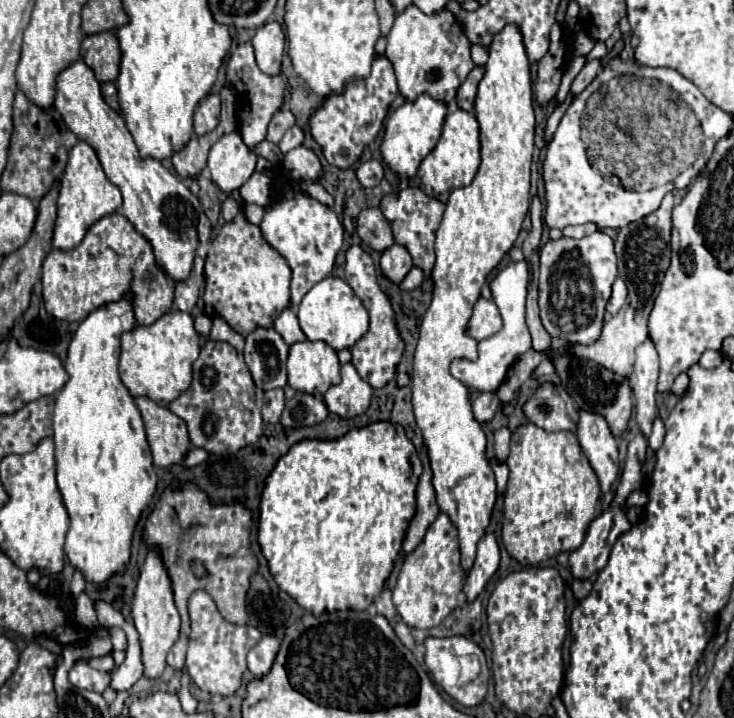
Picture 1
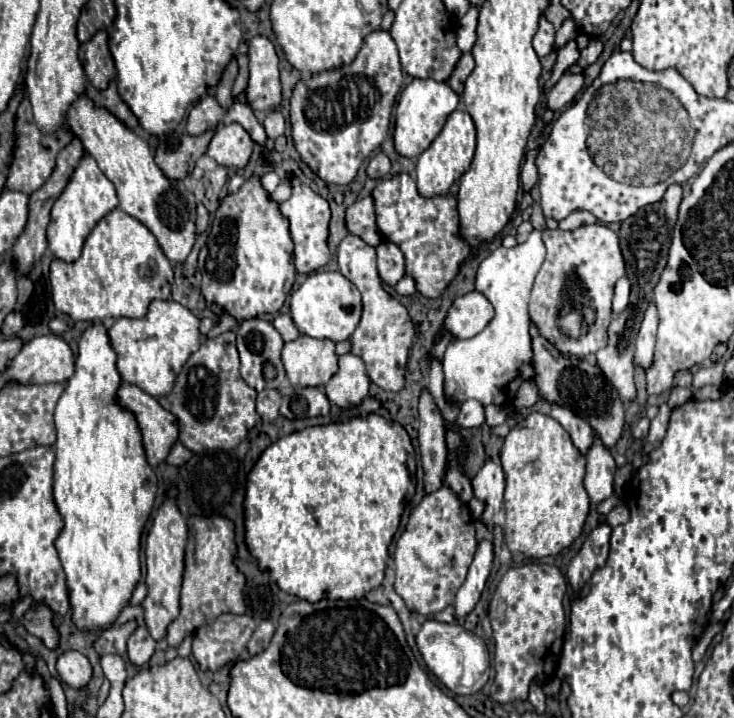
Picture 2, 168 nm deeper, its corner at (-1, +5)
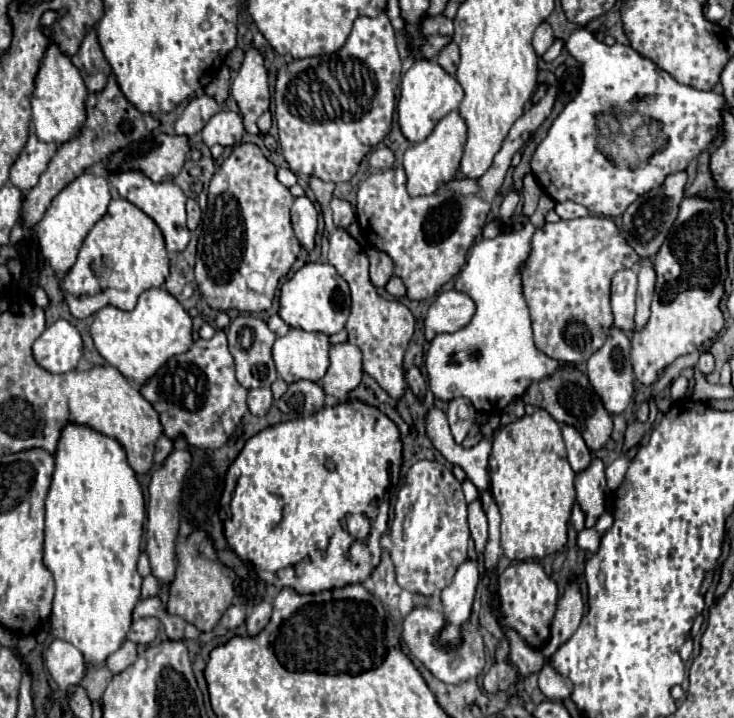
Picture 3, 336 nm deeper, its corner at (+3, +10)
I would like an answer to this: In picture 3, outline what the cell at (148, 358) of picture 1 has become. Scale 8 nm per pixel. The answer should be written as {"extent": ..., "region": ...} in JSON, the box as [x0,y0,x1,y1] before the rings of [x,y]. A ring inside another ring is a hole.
{"extent":[91,288,193,386],"region":[[[159,288],[145,290],[131,312],[123,312],[115,306],[101,308],[95,314],[91,336],[99,354],[137,386],[147,384],[153,378],[153,372],[171,356],[187,352],[193,346],[191,316],[169,292]]]}

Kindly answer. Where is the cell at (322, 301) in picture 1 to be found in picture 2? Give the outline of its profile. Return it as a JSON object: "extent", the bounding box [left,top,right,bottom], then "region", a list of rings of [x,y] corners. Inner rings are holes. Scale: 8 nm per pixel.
{"extent":[291,271,361,341],"region":[[[313,271],[305,283],[291,295],[291,317],[301,335],[315,339],[345,341],[361,319],[361,295],[357,287],[339,271]]]}

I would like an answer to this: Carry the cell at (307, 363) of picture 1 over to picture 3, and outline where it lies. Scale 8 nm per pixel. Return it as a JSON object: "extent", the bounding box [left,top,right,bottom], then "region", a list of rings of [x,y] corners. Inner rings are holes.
{"extent":[273,328,329,384],"region":[[[291,328],[273,344],[273,360],[281,378],[291,384],[297,380],[319,382],[329,368],[329,336]]]}

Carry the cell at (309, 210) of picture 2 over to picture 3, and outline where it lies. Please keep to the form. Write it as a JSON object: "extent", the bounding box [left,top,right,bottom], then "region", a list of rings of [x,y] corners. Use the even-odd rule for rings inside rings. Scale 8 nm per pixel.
{"extent":[291,196,317,252],"region":[[[299,196],[293,200],[291,206],[291,222],[293,232],[299,240],[299,244],[311,252],[315,248],[315,236],[317,236],[317,210],[313,202],[307,196]]]}

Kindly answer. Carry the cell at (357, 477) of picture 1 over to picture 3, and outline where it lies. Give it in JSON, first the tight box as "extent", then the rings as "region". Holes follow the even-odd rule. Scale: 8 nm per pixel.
{"extent":[221,400,403,594],"region":[[[349,400],[347,404],[339,404],[333,408],[323,408],[317,414],[311,414],[307,418],[299,420],[289,420],[281,422],[275,426],[269,426],[255,434],[253,438],[247,440],[245,448],[237,456],[237,460],[231,464],[227,478],[225,478],[225,490],[221,496],[221,520],[225,526],[225,538],[233,552],[249,566],[255,568],[255,572],[269,584],[277,588],[293,588],[301,594],[313,594],[329,588],[343,588],[345,584],[359,584],[365,582],[373,568],[379,564],[381,556],[381,546],[379,538],[387,530],[387,520],[389,520],[389,494],[396,489],[400,482],[400,470],[402,466],[403,442],[397,426],[377,408],[367,406],[359,400]]]}

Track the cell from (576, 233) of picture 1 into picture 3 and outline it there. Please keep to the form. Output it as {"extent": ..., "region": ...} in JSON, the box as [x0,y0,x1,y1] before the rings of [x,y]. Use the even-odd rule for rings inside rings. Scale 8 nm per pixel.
{"extent":[555,202,589,220],"region":[[[561,202],[555,206],[555,212],[559,214],[559,218],[567,220],[567,218],[579,218],[579,216],[587,216],[589,210],[577,202]]]}

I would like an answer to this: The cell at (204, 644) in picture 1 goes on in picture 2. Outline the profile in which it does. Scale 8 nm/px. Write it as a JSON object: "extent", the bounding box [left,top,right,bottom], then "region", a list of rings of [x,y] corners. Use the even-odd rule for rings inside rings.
{"extent":[193,615,255,671],"region":[[[221,615],[217,621],[199,627],[193,641],[193,657],[199,669],[217,671],[237,661],[255,627],[249,615]]]}

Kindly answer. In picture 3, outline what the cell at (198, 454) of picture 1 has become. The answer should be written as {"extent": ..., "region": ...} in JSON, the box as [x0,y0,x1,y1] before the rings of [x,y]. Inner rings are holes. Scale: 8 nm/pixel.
{"extent":[153,436,173,464],"region":[[[161,436],[157,440],[157,446],[155,446],[155,456],[153,456],[153,462],[155,464],[163,464],[165,458],[173,452],[173,440],[167,438],[167,436]]]}

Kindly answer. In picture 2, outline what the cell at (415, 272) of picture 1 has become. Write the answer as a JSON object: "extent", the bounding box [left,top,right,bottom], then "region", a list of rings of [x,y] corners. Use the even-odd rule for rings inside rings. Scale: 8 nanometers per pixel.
{"extent":[395,275,415,295],"region":[[[405,275],[397,285],[395,285],[395,291],[399,293],[399,295],[415,295],[415,281],[409,277],[409,275]]]}

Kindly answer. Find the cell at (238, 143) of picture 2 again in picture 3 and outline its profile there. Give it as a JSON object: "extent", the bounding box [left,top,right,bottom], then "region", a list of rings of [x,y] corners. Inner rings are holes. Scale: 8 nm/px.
{"extent":[203,110,245,146],"region":[[[221,110],[219,114],[215,114],[203,128],[203,142],[207,146],[235,146],[241,142],[245,128],[243,128],[243,120],[237,112],[231,110]]]}

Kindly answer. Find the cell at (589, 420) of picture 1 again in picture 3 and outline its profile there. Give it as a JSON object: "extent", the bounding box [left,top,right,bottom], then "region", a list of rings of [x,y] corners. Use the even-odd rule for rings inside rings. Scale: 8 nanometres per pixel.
{"extent":[575,458,605,526],"region":[[[593,458],[585,472],[575,478],[577,502],[587,514],[585,526],[593,526],[599,514],[605,510],[605,464],[601,458]]]}

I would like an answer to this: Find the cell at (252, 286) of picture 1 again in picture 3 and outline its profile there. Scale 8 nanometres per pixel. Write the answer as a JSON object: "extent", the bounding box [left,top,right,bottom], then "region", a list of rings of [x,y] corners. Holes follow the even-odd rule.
{"extent":[195,144,301,314],"region":[[[237,144],[231,156],[223,160],[209,186],[209,208],[203,216],[203,230],[197,244],[195,264],[195,280],[211,308],[217,308],[221,312],[239,310],[251,314],[271,308],[279,280],[287,276],[297,254],[301,252],[289,220],[291,204],[293,196],[289,194],[289,188],[285,188],[275,178],[275,166],[261,154],[255,144]]]}

